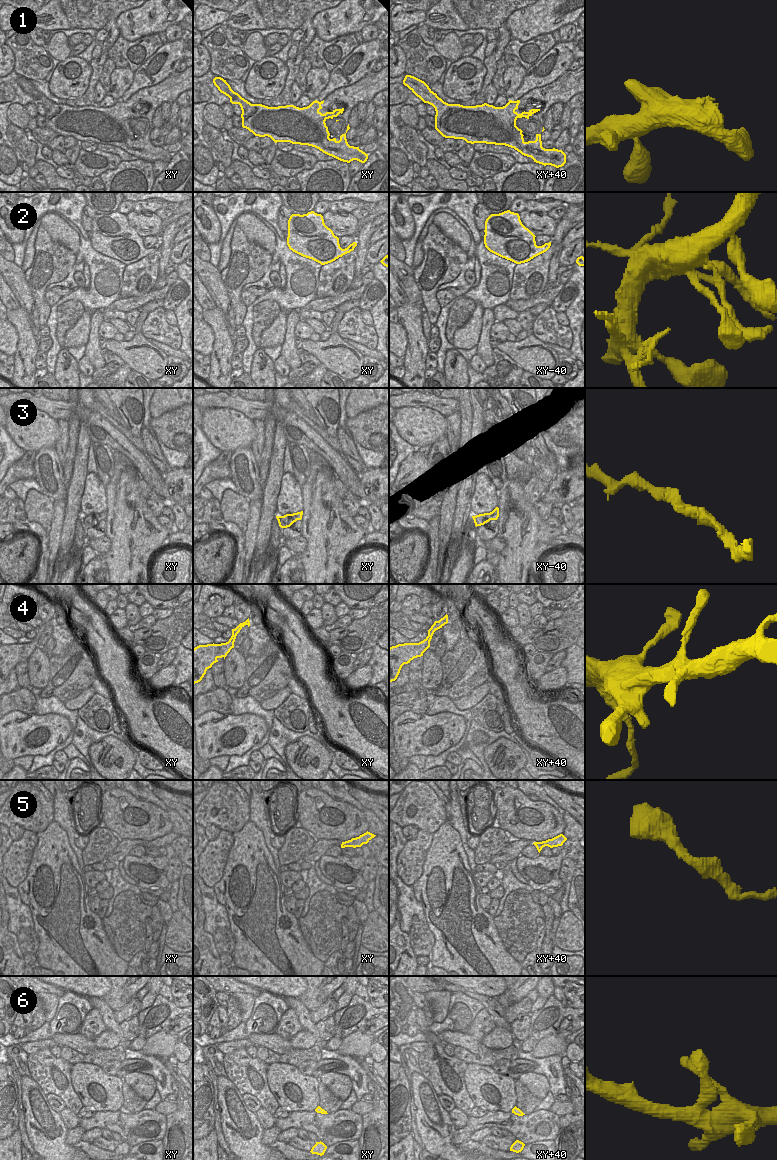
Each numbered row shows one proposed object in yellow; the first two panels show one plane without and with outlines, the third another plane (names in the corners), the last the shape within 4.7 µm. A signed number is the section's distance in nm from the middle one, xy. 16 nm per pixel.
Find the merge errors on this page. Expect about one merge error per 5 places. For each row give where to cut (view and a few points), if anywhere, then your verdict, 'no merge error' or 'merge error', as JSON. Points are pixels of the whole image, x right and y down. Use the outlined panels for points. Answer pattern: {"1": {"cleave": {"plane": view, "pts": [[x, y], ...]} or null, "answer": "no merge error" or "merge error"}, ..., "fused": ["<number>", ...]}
{"1": {"cleave": null, "answer": "no merge error"}, "2": {"cleave": null, "answer": "no merge error"}, "3": {"cleave": null, "answer": "no merge error"}, "4": {"cleave": null, "answer": "no merge error"}, "5": {"cleave": null, "answer": "no merge error"}, "6": {"cleave": null, "answer": "no merge error"}, "fused": []}

